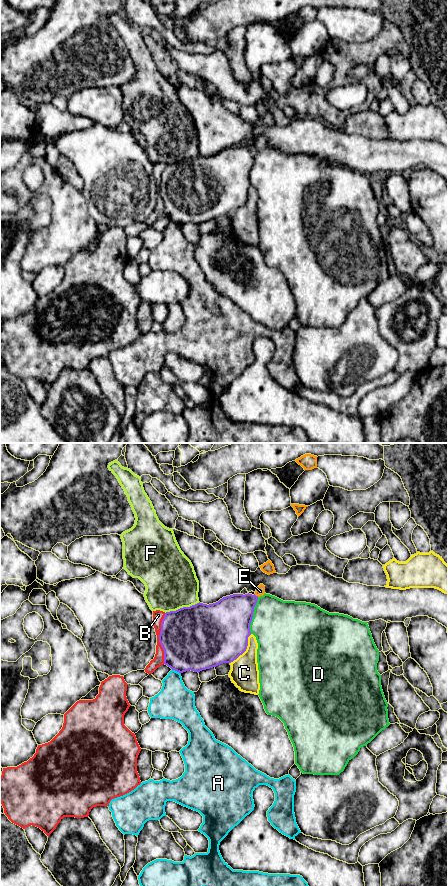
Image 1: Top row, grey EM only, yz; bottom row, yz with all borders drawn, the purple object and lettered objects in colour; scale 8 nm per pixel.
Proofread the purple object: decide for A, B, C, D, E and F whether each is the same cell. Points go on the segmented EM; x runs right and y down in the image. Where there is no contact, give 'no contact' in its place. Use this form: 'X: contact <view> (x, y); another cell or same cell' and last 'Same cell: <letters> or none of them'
A: contact yz (176, 670); another cell
B: contact yz (159, 638); another cell
C: contact yz (245, 650); another cell
D: contact yz (252, 615); another cell
E: contact yz (255, 595); same cell
F: contact yz (183, 607); another cell
Same cell: E

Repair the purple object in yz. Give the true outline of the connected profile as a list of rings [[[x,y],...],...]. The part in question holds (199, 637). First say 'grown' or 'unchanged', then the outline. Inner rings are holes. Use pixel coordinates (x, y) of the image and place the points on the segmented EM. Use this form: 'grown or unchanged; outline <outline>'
grown; outline [[[260,584],[254,595],[233,594],[213,604],[199,602],[166,612],[159,635],[164,650],[164,664],[181,674],[189,670],[199,673],[236,660],[247,649],[254,607],[258,598],[264,594],[265,586]]]

